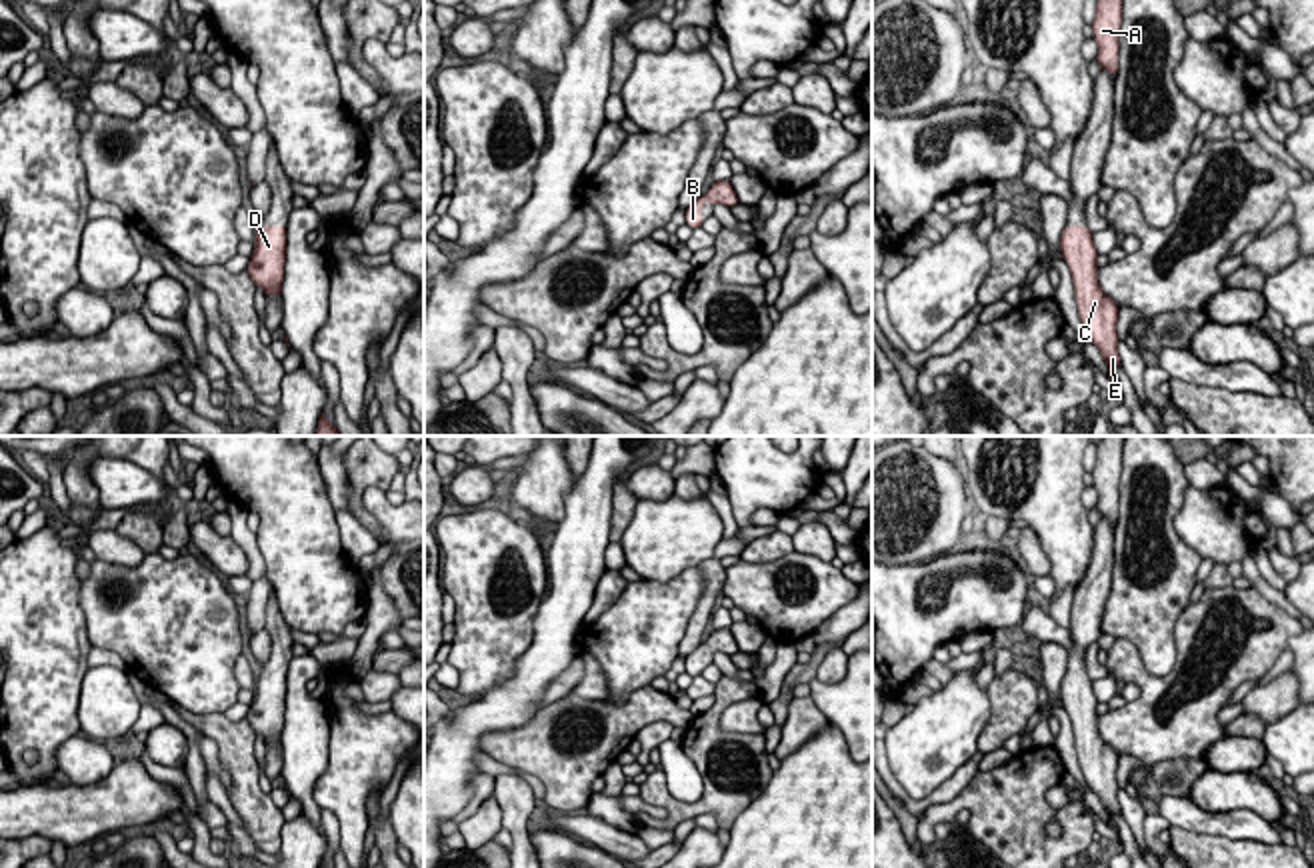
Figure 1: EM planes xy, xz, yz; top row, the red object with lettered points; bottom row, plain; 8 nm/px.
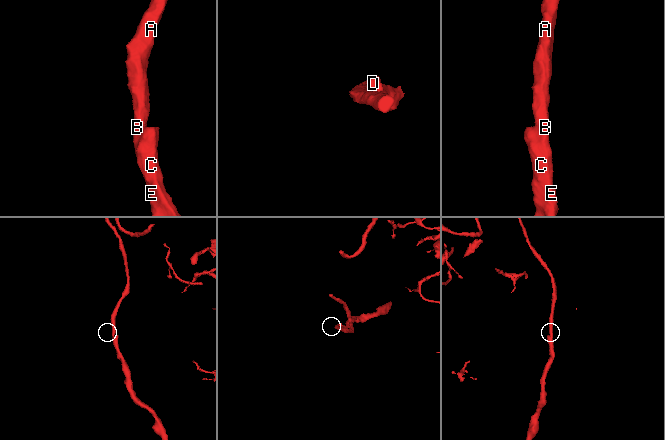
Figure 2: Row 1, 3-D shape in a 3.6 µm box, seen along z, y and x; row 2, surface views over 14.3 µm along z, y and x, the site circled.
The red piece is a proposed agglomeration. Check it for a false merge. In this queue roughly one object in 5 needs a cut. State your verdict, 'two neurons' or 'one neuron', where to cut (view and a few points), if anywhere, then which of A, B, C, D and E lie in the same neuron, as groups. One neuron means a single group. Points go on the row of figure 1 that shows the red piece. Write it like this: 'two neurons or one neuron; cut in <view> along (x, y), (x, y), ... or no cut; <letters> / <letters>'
one neuron; no cut; A B C D E

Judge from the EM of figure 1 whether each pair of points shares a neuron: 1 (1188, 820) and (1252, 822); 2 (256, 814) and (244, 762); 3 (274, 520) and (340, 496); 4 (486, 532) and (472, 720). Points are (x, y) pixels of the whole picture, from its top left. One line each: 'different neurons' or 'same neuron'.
1: same neuron
2: same neuron
3: different neurons
4: different neurons

